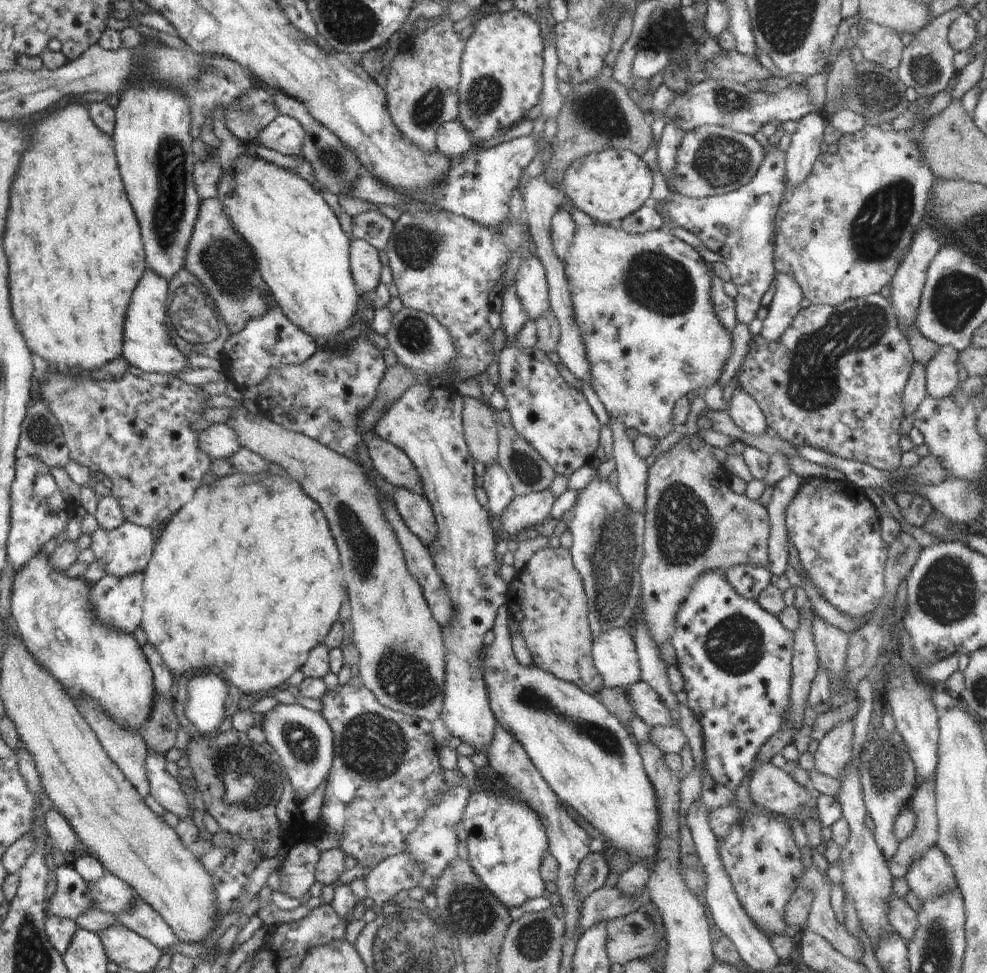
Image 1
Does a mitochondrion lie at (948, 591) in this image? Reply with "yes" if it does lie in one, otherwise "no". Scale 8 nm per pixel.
yes

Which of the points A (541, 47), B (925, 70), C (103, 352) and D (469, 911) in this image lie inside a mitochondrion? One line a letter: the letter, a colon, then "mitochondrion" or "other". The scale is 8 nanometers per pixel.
A: other
B: mitochondrion
C: other
D: mitochondrion

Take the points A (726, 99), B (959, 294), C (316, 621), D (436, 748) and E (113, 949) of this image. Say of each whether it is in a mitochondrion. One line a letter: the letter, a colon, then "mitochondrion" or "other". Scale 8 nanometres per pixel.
A: mitochondrion
B: mitochondrion
C: other
D: other
E: other

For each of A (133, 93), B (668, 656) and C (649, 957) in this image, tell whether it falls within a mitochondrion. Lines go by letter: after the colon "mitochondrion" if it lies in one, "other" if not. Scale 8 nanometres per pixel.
A: other
B: other
C: other

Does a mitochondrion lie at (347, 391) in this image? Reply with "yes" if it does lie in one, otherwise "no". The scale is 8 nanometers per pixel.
no

